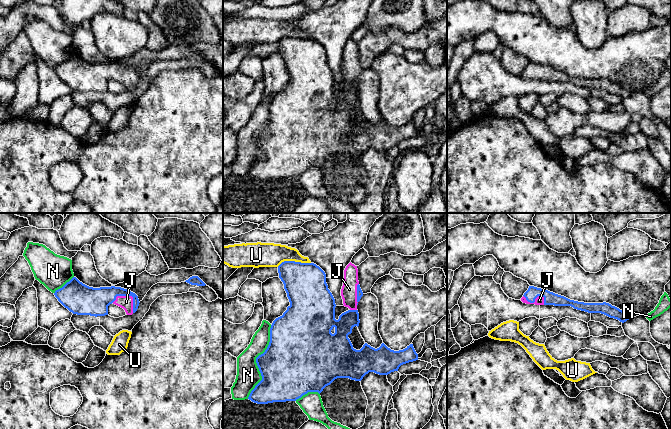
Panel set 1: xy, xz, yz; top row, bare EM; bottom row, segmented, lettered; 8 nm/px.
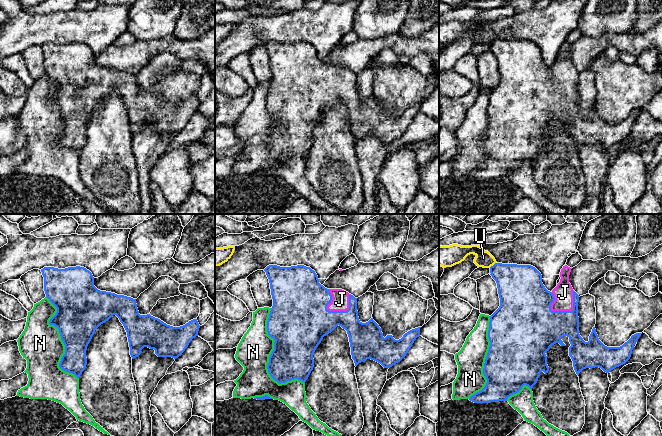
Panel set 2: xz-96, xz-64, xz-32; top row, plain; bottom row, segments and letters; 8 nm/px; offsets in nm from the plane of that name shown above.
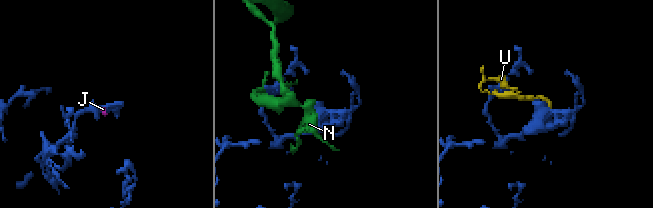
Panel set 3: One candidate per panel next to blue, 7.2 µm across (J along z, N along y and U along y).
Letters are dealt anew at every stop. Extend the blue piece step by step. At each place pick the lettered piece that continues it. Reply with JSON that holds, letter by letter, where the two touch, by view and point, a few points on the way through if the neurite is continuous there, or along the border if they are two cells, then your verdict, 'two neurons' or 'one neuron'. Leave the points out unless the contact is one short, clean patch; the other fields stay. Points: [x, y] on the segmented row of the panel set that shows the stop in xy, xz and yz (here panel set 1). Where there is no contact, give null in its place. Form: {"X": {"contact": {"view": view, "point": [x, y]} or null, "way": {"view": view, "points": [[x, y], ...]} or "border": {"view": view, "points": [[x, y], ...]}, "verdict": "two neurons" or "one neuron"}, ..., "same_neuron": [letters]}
{"J": {"contact": {"view": "xy", "point": [129, 295]}, "way": {"view": "xy", "points": [[99, 299], [106, 295], [129, 295], [126, 302]]}, "verdict": "one neuron"}, "N": {"contact": {"view": "xz", "point": [256, 361]}, "verdict": "two neurons"}, "U": {"contact": {"view": "xz", "point": [293, 261]}, "verdict": "two neurons"}, "same_neuron": ["J"]}

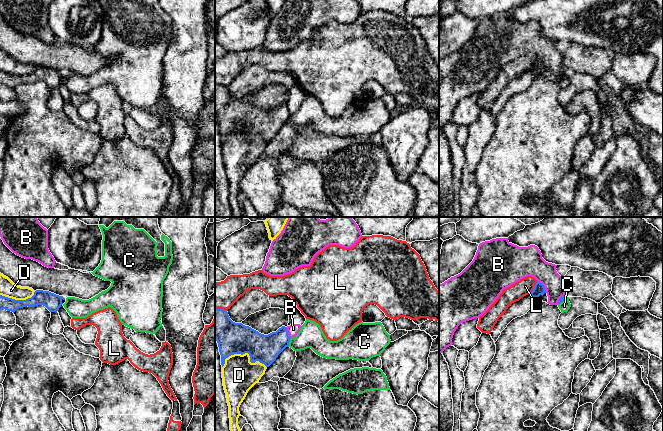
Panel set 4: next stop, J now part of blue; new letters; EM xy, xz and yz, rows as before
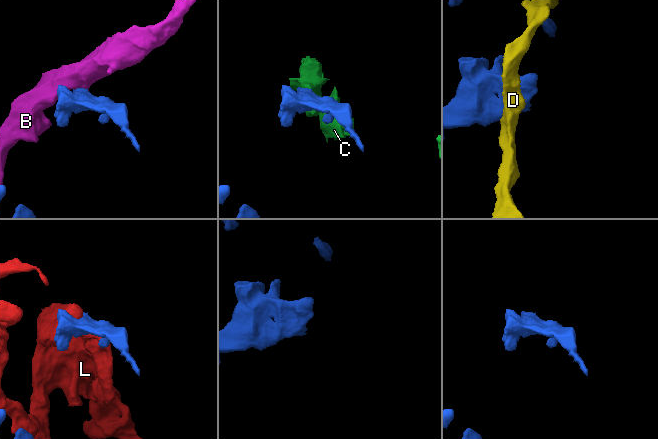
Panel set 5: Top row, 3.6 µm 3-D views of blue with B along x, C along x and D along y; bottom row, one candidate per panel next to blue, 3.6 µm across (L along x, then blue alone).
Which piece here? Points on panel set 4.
{"B": {"contact": {"view": "yz", "point": [543, 286]}, "border": {"view": "yz", "points": [[537, 280], [543, 285], [546, 292]]}, "verdict": "two neurons"}, "C": {"contact": {"view": "xz", "point": [289, 341]}, "border": {"view": "xz", "points": [[291, 338], [287, 346]]}, "verdict": "two neurons"}, "D": {"contact": {"view": "xz", "point": [245, 352]}, "verdict": "two neurons"}, "L": {"contact": {"view": "yz", "point": [534, 288]}, "verdict": "two neurons"}, "same_neuron": []}

